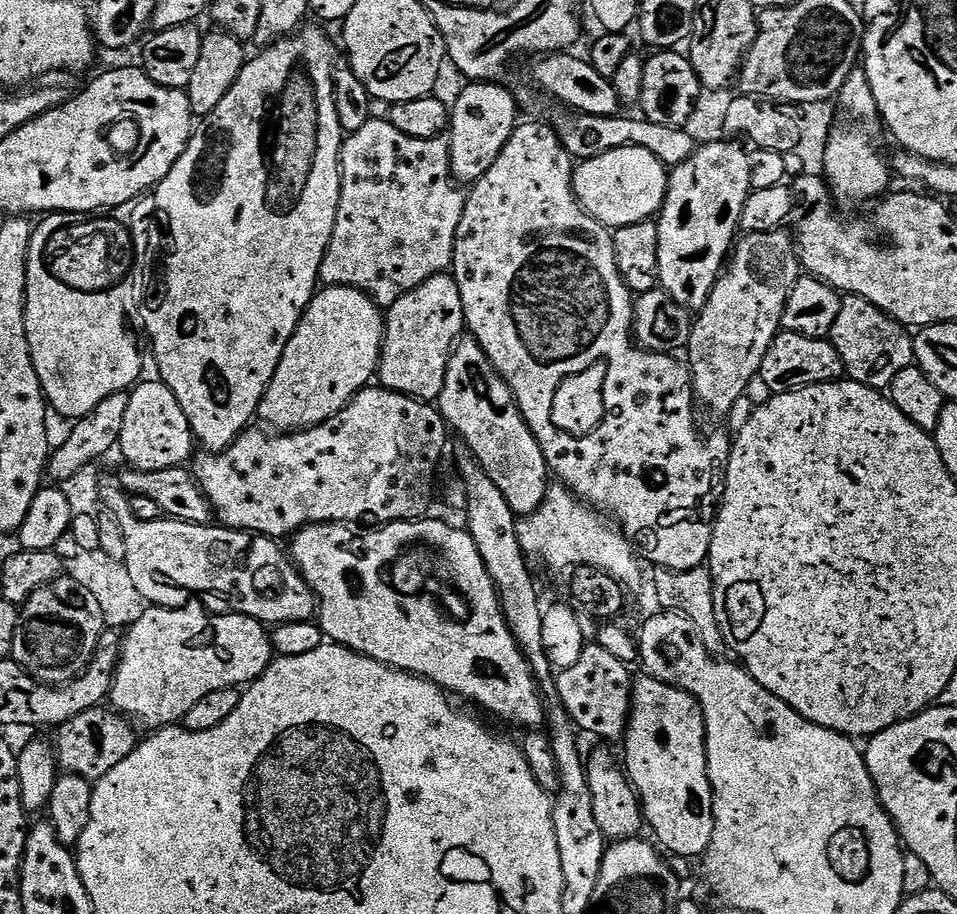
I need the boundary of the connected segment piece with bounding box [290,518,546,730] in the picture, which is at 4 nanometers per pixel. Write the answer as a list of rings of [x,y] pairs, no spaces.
[[[428,519],[395,520],[392,524],[376,526],[371,530],[357,530],[346,524],[309,524],[307,528],[301,528],[291,537],[290,559],[304,577],[304,581],[312,587],[313,594],[318,597],[318,621],[320,620],[321,630],[328,635],[325,637],[331,643],[342,644],[351,652],[369,656],[372,660],[388,665],[389,668],[399,668],[401,672],[423,676],[424,679],[437,684],[445,693],[457,692],[458,695],[481,704],[486,711],[493,712],[500,720],[521,724],[524,730],[539,729],[546,720],[546,705],[541,697],[536,678],[532,675],[514,634],[510,634],[508,623],[500,609],[500,595],[496,593],[496,584],[486,570],[486,562],[482,562],[482,554],[478,554],[478,546],[474,546],[474,538],[463,527],[451,528],[444,520]]]

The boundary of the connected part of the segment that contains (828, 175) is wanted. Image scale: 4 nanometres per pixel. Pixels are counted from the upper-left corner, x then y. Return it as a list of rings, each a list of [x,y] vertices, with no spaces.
[[[858,66],[842,86],[838,97],[838,119],[832,126],[826,146],[822,176],[835,195],[837,192],[848,200],[875,201],[889,191],[890,164],[884,161],[879,148],[881,124],[880,111],[874,102],[874,90],[870,90],[863,67]]]

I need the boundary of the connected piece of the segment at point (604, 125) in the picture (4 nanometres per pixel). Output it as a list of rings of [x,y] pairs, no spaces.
[[[580,114],[575,119],[576,121],[568,129],[563,129],[562,139],[564,141],[564,149],[577,161],[589,160],[598,154],[606,154],[610,150],[618,150],[619,148],[645,148],[650,150],[650,154],[654,154],[654,158],[661,160],[669,169],[674,169],[682,162],[689,160],[698,147],[698,143],[687,133],[685,127],[658,126],[658,122],[650,122],[643,118],[627,120],[623,114],[614,116],[585,116]]]

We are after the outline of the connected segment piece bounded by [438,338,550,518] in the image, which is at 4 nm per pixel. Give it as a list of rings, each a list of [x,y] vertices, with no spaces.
[[[471,338],[461,339],[448,359],[446,382],[442,386],[438,411],[449,429],[464,439],[464,444],[468,447],[465,449],[479,462],[482,470],[486,470],[490,482],[494,482],[494,486],[502,490],[502,495],[505,496],[506,502],[510,502],[517,517],[529,516],[535,508],[542,506],[550,487],[550,473],[546,458],[542,454],[542,446],[538,446],[530,426],[524,421],[524,415],[520,412],[510,386],[500,377],[498,370],[494,370],[482,346]]]

